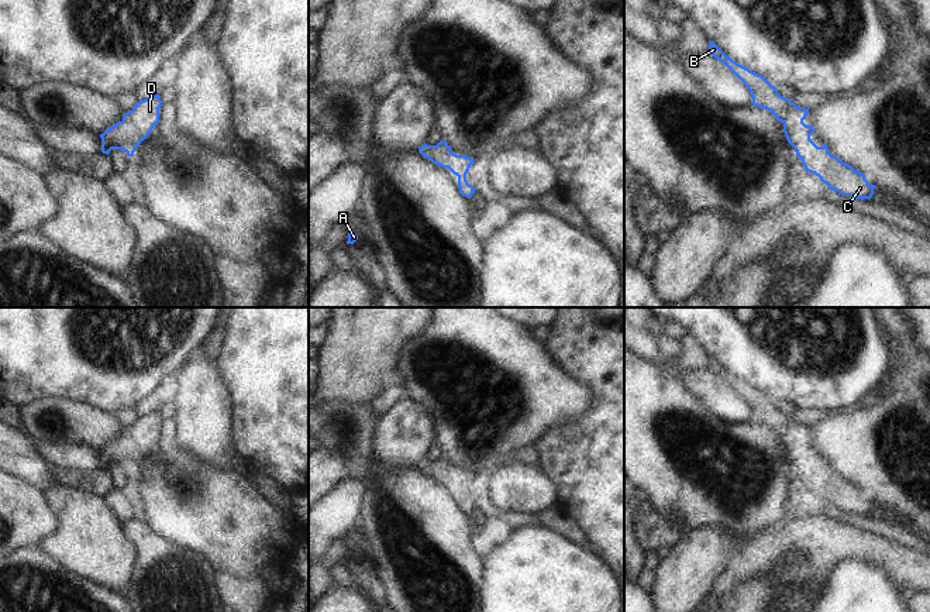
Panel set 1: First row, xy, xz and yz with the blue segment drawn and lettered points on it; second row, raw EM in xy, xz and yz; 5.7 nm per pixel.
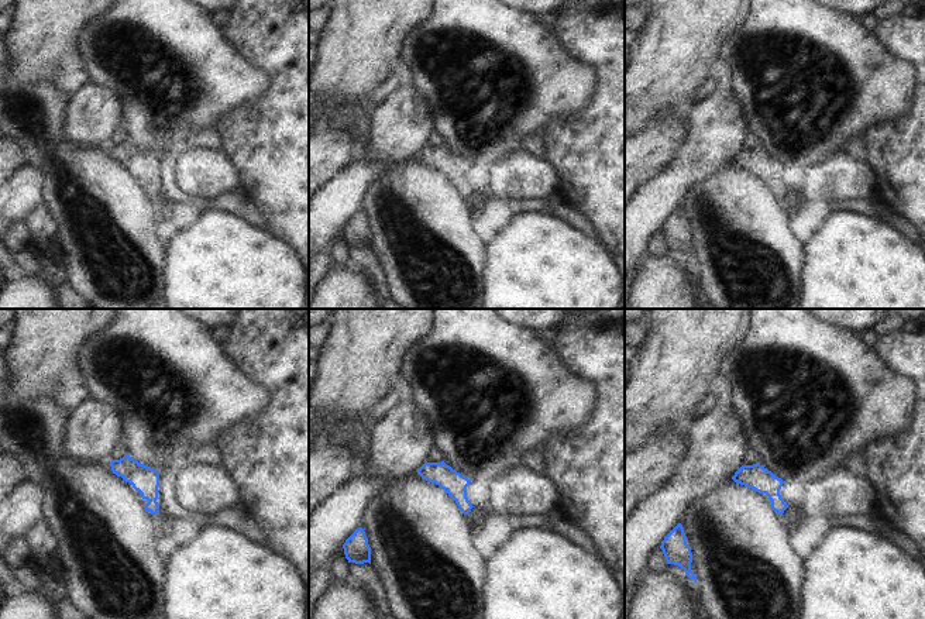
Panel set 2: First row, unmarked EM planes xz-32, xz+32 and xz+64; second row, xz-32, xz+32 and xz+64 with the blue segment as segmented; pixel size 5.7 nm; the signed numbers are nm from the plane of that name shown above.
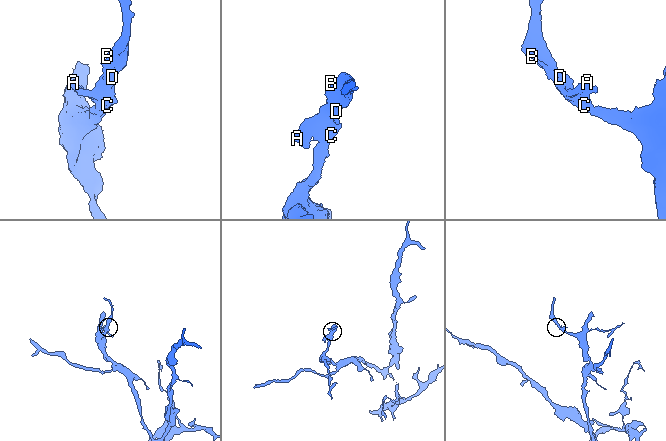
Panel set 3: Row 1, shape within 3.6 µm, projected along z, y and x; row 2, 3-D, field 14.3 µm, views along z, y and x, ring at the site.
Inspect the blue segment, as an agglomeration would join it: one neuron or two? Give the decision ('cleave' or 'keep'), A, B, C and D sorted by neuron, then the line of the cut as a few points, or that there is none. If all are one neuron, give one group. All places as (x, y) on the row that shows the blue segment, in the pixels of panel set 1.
keep; groups A B C D; cut none

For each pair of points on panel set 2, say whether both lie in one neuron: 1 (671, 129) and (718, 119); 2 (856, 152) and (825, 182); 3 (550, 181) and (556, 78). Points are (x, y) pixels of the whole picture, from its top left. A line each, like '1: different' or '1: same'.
1: different
2: different
3: different

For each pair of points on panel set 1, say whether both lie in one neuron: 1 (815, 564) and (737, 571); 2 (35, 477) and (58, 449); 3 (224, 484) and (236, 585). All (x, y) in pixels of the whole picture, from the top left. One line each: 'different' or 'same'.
1: same
2: different
3: same

